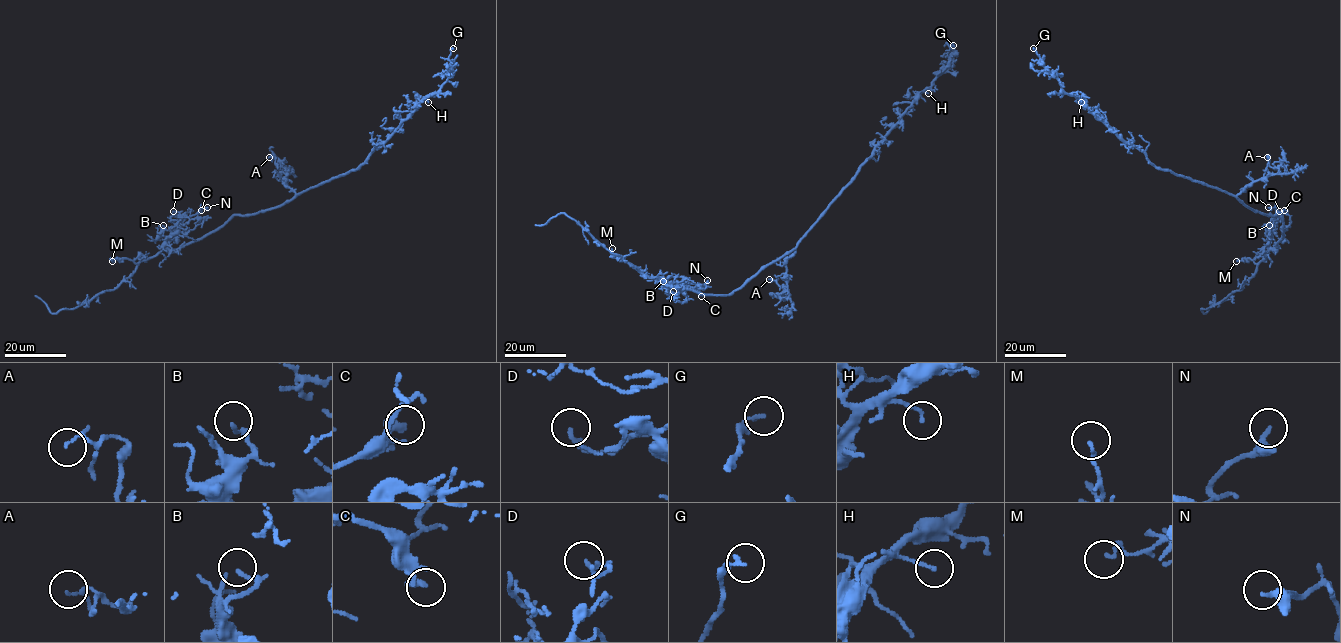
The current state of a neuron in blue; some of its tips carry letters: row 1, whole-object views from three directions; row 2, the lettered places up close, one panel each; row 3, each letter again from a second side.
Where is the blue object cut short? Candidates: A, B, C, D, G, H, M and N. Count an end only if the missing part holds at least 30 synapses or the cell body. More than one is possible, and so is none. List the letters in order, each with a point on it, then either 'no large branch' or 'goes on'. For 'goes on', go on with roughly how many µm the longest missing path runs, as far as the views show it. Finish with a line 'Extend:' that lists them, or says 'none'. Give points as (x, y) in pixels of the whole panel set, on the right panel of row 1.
A: at (1267, 157); no large branch
B: at (1269, 225); no large branch
C: at (1284, 210); no large branch
D: at (1279, 211); no large branch
G: at (1033, 48); no large branch
H: at (1081, 102); no large branch
M: at (1236, 261); no large branch
N: at (1268, 207); no large branch
Extend: none

